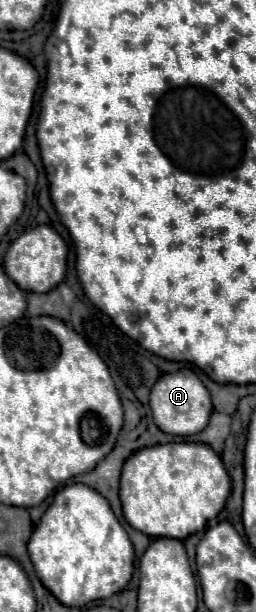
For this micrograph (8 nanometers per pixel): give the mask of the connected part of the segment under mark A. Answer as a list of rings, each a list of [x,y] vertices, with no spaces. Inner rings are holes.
[[[180,369],[174,373],[164,373],[150,391],[150,409],[154,423],[170,435],[194,435],[208,425],[212,413],[210,393],[192,369]]]

